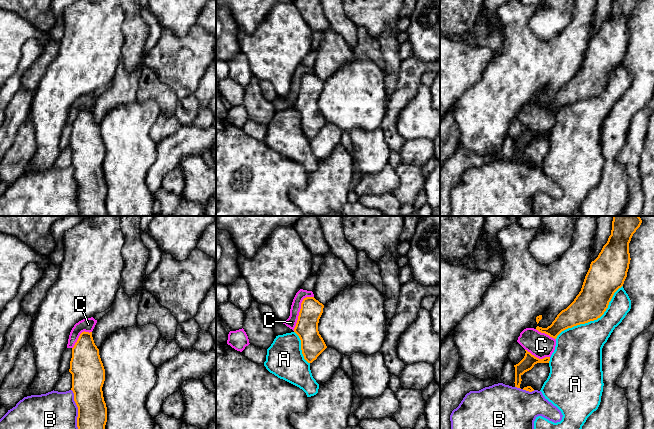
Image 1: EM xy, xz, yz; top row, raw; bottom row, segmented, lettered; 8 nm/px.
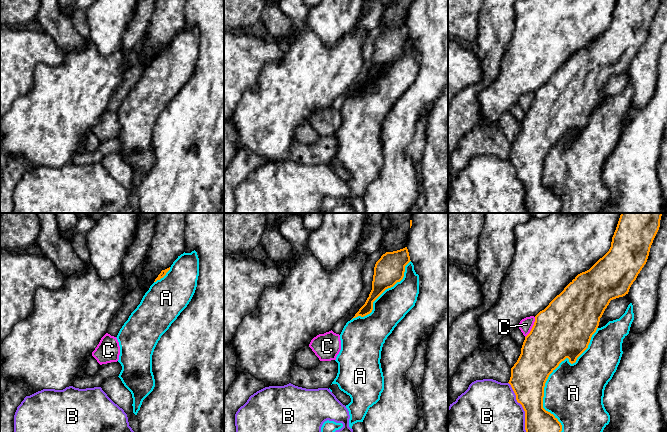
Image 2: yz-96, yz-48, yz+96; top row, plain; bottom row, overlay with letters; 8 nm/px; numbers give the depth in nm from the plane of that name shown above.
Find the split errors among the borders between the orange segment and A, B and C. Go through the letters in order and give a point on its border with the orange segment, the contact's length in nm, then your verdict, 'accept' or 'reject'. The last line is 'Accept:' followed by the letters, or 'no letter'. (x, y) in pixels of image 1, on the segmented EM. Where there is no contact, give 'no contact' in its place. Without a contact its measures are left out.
A: contact yz (593, 320); length 700 nm; reject
B: contact xy (78, 409); length 320 nm; reject
C: contact xz (300, 310); length 320 nm; reject
Accept: no letter

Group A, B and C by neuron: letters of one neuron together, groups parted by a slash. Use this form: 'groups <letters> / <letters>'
groups A / B / C

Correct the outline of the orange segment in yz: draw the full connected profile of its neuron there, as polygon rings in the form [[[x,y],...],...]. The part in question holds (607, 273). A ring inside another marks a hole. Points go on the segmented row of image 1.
[[[613,216],[611,235],[598,257],[591,262],[579,294],[566,309],[557,315],[550,326],[547,328],[537,326],[536,330],[556,339],[562,331],[597,320],[604,314],[614,293],[623,286],[627,277],[631,260],[629,243],[641,223],[639,216]]]

